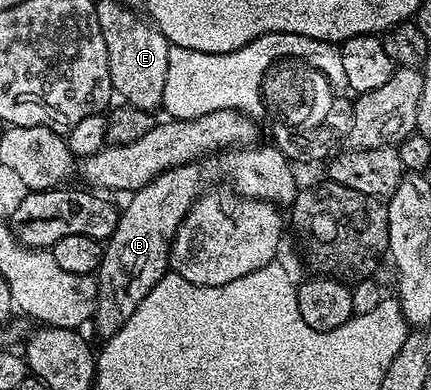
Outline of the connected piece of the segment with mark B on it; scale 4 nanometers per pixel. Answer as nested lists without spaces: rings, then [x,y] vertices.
[[[255,145],[252,147],[229,148],[215,155],[204,157],[200,160],[194,160],[190,163],[184,163],[182,166],[173,167],[172,170],[162,171],[148,185],[142,186],[138,191],[129,196],[130,199],[118,212],[116,229],[110,234],[109,239],[105,240],[102,249],[102,260],[96,272],[98,280],[98,300],[94,306],[94,317],[92,327],[102,334],[103,340],[111,339],[116,332],[136,313],[140,301],[152,293],[156,281],[168,273],[168,264],[170,261],[170,246],[174,243],[176,233],[184,221],[184,217],[192,209],[192,205],[199,196],[205,194],[210,186],[220,175],[223,175],[232,183],[233,190],[246,198],[259,199],[265,203],[275,205],[293,204],[294,198],[298,192],[295,168],[289,159],[289,156],[283,154],[276,145]]]

